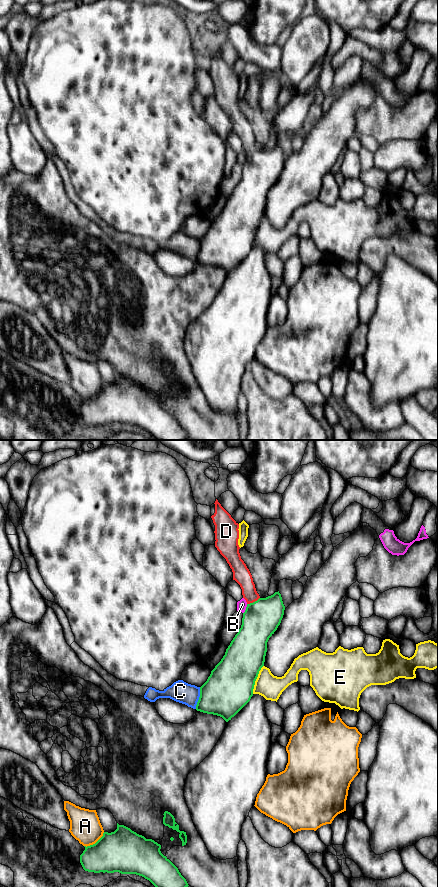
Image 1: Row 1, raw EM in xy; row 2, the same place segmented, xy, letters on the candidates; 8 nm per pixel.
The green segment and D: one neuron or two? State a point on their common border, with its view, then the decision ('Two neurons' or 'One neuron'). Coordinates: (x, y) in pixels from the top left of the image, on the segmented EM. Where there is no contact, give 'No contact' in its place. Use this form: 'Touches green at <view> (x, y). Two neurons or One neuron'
Touches green at xy (253, 602). One neuron

